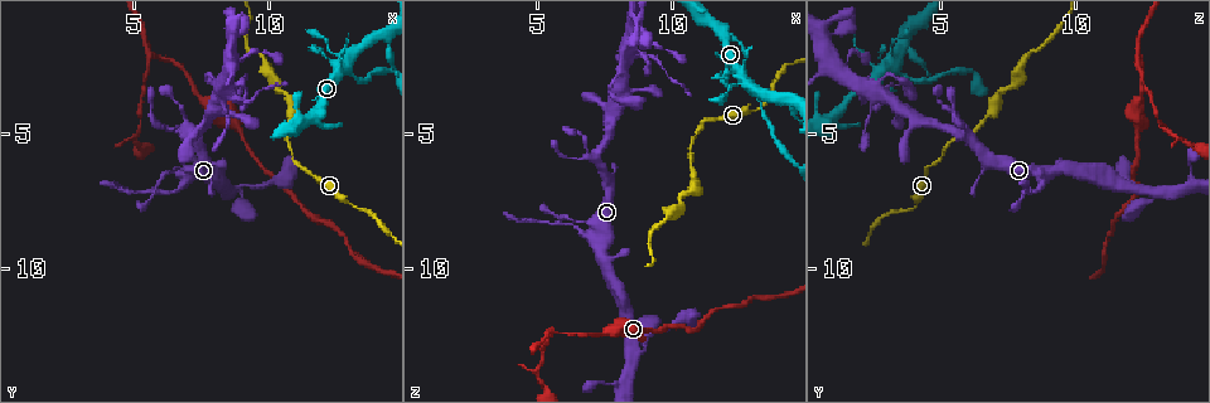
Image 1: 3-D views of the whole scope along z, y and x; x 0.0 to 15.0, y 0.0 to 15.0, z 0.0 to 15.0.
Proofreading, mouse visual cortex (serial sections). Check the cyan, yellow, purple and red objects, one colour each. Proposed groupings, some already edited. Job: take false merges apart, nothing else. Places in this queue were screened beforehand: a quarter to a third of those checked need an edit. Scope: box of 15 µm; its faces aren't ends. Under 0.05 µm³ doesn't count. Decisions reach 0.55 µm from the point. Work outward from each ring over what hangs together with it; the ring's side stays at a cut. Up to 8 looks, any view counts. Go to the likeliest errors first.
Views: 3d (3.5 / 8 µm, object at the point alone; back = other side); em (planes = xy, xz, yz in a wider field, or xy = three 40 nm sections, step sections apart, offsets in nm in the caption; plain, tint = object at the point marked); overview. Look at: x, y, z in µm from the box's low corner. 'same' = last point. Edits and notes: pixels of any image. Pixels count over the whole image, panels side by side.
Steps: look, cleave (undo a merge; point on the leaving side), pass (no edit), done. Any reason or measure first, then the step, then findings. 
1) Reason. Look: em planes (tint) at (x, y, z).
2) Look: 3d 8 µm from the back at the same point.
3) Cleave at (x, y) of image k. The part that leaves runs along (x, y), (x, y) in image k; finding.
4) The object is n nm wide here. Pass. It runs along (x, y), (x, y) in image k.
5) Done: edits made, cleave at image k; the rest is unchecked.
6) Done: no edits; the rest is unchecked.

Three arms meet. Look: 3d 3.5 µm at (12.8, 2.4, 3.1).

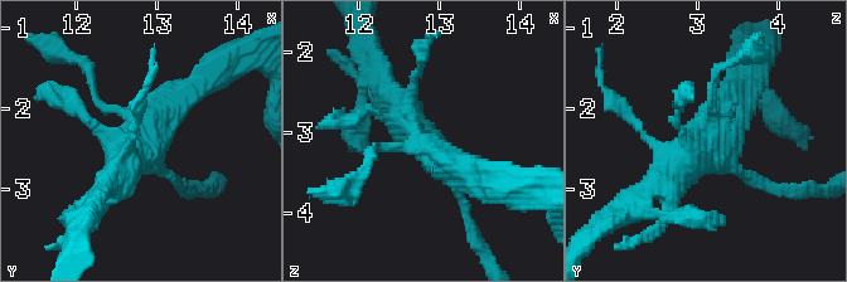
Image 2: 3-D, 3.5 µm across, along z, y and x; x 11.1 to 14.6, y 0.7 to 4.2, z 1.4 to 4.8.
Look: em xy step 1 (tint) at (12.90, 2.50, 3.20).

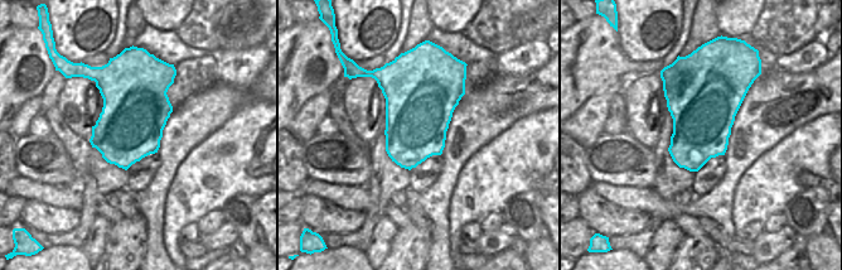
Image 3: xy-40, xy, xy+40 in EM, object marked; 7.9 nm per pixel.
The object is 550 nm wide here. Pass. It runs along (105, 185), (198, 84) in image 2; one cell here.

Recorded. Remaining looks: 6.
Thick turns thin. Look: 3d 3.5 µm at (6.8, 6.9, 8.7).

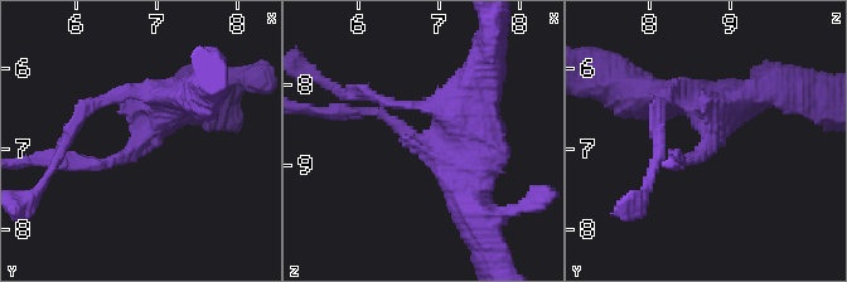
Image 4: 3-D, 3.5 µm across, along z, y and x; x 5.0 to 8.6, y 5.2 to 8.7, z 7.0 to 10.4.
Look: em xy step 3 (plain) at (6.80, 6.90, 8.75).

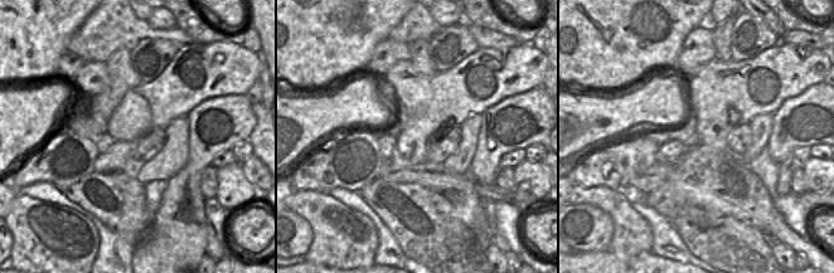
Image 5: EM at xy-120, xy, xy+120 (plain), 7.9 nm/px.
With the object marked. Look: em xy step 3 (tint) at the same point.

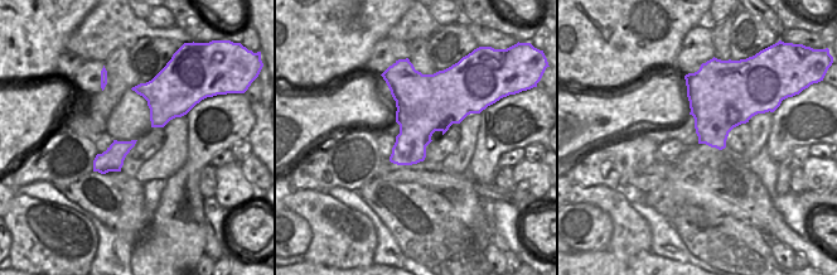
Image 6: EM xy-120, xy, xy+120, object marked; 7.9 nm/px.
Pass. It runs along (198, 97), (121, 159), (71, 163) in image 4; all the same cell.

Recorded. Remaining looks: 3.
Sudden change in width. Look: 3d 8 µm from the back at (8.3, 4.1, 2.3).

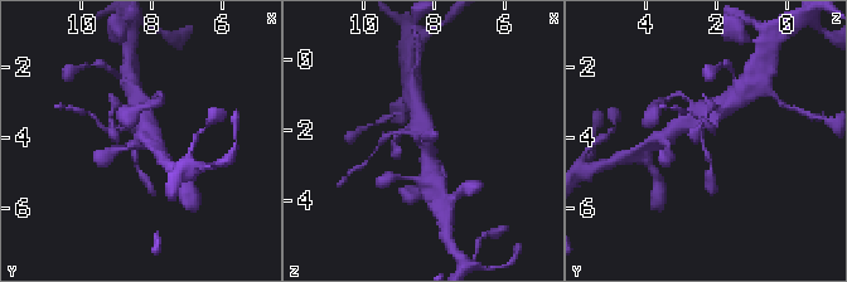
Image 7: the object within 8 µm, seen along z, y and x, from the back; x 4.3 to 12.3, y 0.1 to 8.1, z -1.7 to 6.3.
Look: em xy step 5 (tint) at (8.5, 4.2, 2.3).

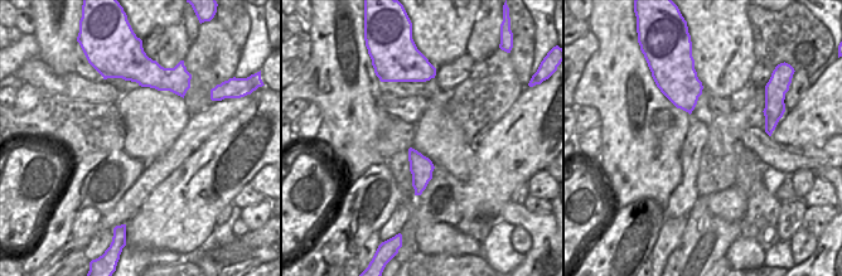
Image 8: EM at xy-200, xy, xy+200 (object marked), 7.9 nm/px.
Pass. It runs along (145, 118), (135, 149), (143, 178) in image 7; one cell here.

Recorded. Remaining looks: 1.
Done: no edits; the rest is unchecked.

